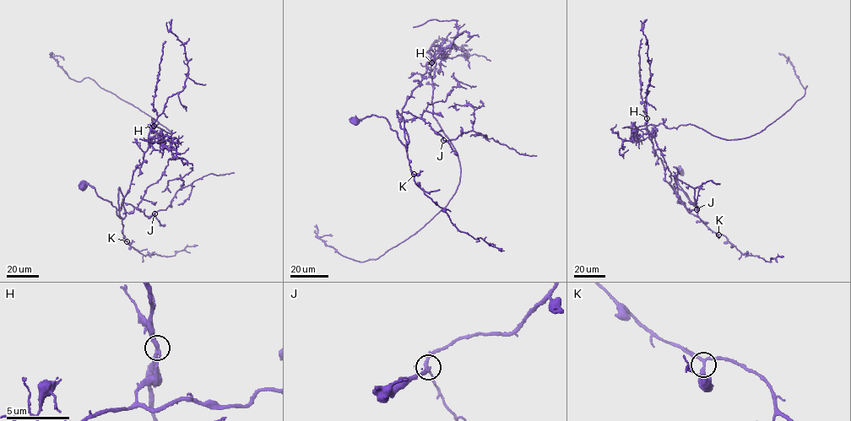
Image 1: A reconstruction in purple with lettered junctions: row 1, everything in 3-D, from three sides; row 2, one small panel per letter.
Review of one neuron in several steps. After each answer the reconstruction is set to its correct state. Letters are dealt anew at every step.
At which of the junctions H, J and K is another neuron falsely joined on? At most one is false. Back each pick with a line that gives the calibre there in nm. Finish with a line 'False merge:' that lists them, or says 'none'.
H: 240 nm thick
False merge: H

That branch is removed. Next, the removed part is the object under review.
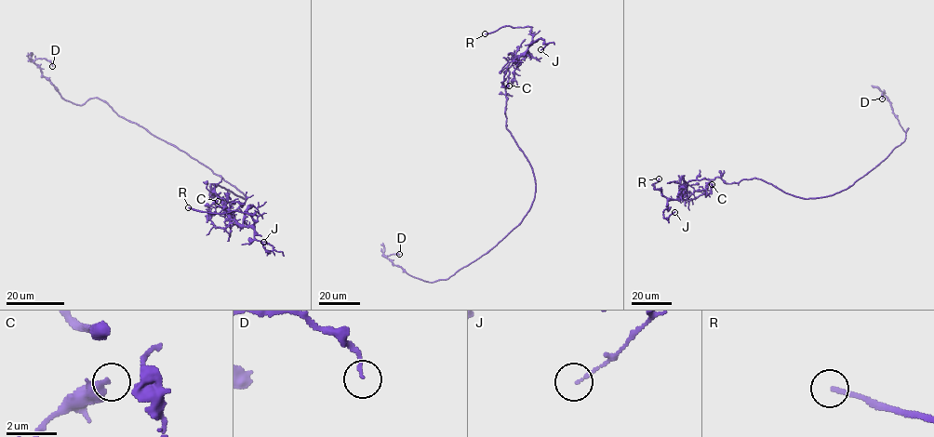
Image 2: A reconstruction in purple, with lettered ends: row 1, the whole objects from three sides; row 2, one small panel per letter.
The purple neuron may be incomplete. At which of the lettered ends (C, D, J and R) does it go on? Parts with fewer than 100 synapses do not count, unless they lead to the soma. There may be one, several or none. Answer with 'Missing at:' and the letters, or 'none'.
Missing at: R

